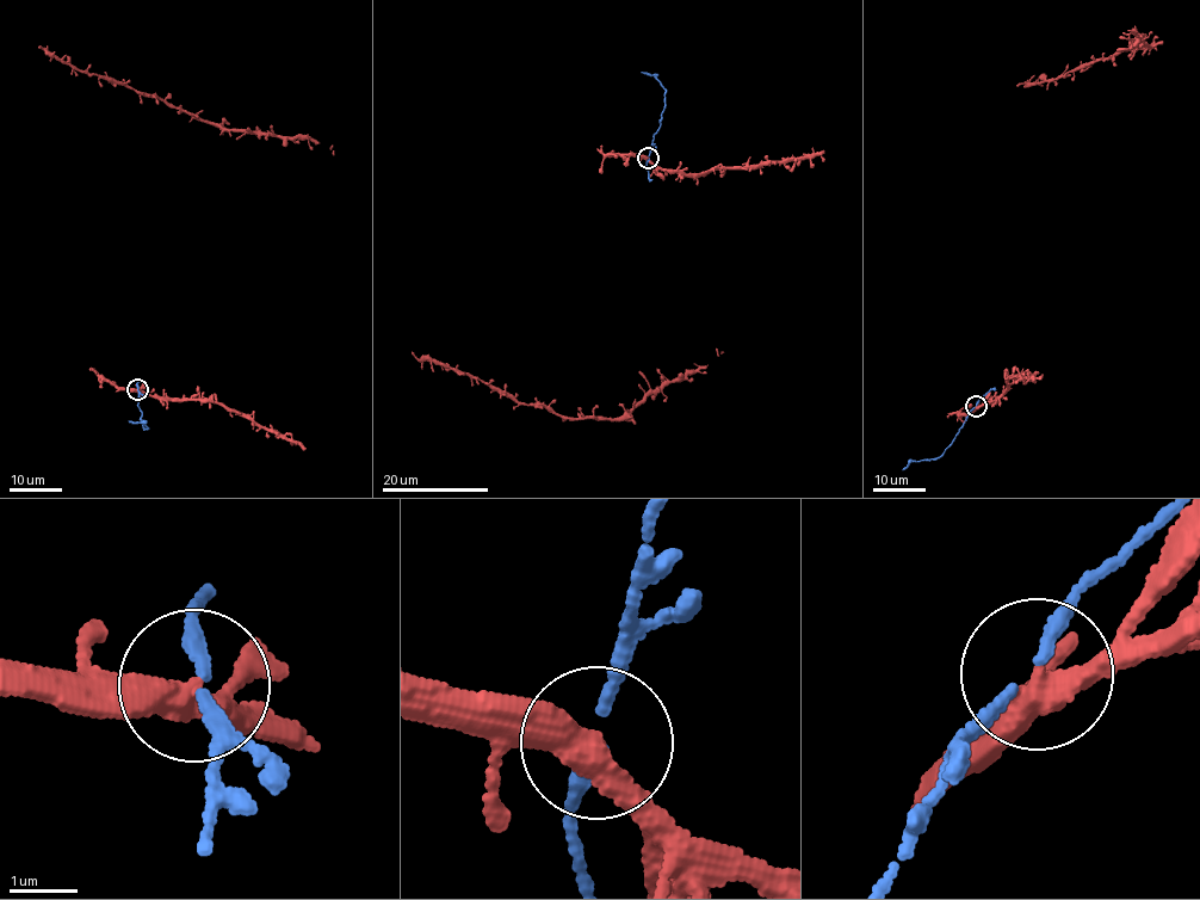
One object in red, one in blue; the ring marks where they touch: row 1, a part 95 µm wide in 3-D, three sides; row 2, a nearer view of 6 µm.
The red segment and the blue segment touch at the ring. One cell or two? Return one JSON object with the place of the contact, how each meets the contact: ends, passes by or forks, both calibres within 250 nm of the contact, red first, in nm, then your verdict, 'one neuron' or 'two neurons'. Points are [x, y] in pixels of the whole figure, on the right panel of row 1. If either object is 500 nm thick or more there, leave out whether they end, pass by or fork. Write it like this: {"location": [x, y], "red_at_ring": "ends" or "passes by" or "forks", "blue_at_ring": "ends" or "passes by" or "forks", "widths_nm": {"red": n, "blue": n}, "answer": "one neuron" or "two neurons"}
{"location": [976, 406], "red_at_ring": "passes by", "blue_at_ring": "passes by", "widths_nm": {"red": 400, "blue": 160}, "answer": "two neurons"}

